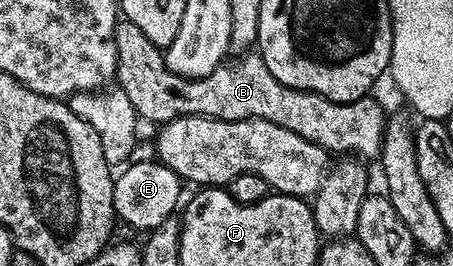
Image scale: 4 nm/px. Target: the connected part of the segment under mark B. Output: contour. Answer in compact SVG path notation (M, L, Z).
M128 20L118 21L115 28L115 48L117 49L117 73L115 75L116 85L131 100L138 119L156 124L164 124L173 121L174 118L186 118L188 114L197 114L200 118L222 118L228 122L243 120L244 118L262 118L271 120L271 124L279 124L299 136L303 140L311 140L319 144L324 150L336 152L341 156L356 156L361 160L376 159L381 153L381 141L385 135L387 117L385 110L373 99L373 96L366 96L354 102L332 102L318 94L312 94L306 90L292 90L289 86L279 84L271 72L267 72L267 64L263 64L260 53L245 52L240 55L238 62L226 61L211 76L202 78L184 78L171 68L167 68L162 47L151 44L139 28Z

